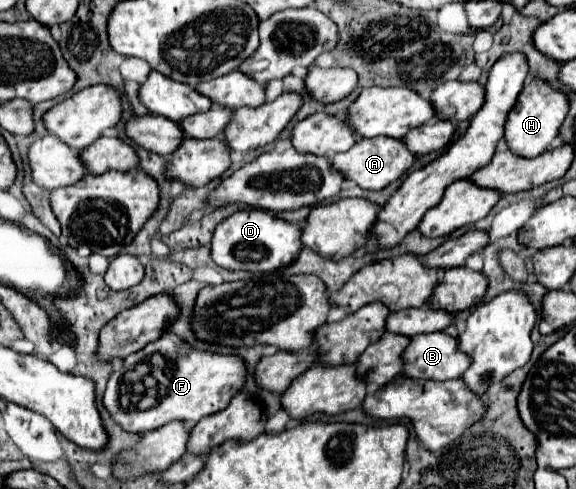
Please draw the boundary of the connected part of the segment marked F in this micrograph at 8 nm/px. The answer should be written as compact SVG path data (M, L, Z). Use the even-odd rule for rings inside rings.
M163 334L159 340L147 344L143 350L127 356L123 360L123 366L111 374L105 396L103 396L103 404L109 416L125 432L145 434L173 420L181 420L191 426L191 424L197 424L205 416L221 412L223 408L227 408L229 400L241 390L243 384L245 384L245 362L241 358L233 354L211 354L211 352L201 352L201 350L189 350L189 346L181 342L181 338L173 334ZM155 356L159 356L161 364L153 362Z

